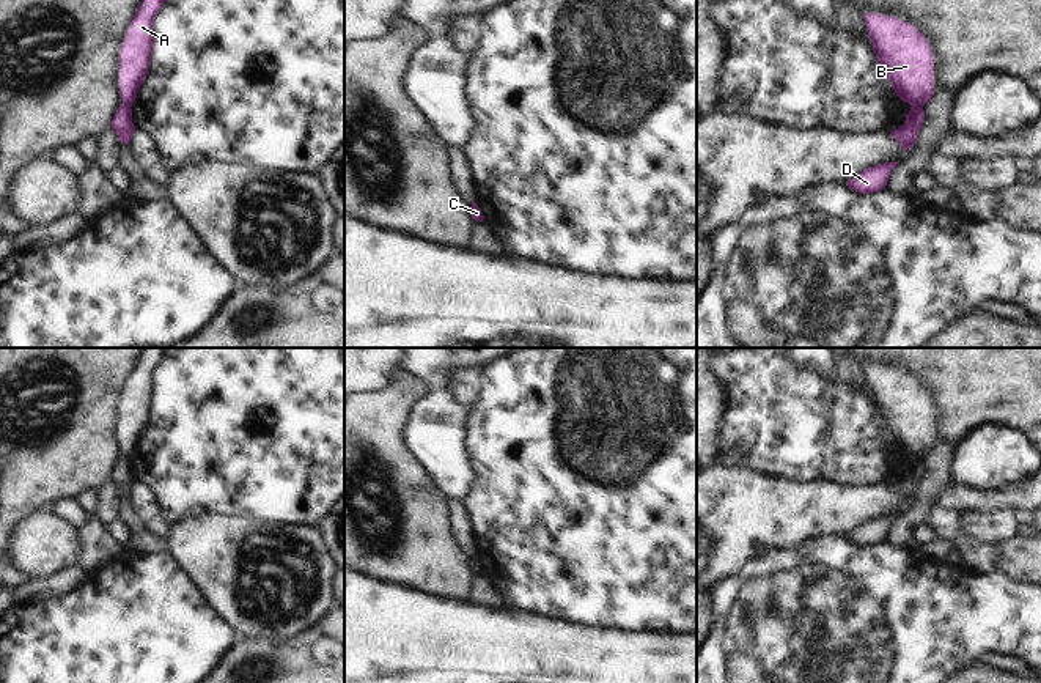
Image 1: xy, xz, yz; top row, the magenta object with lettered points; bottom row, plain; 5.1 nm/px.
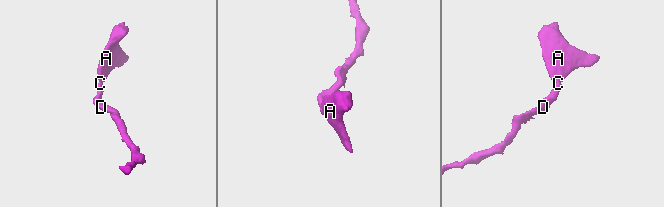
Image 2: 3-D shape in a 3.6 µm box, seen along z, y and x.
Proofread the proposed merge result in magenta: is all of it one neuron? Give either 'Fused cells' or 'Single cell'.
Fused cells.

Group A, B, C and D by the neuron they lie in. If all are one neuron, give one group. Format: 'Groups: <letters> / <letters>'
Groups: A B / C D.

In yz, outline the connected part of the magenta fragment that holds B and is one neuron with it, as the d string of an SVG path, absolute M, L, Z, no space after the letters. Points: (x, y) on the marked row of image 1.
M863 16L877 63L903 102L923 107L934 94L934 57L929 41L893 16Z

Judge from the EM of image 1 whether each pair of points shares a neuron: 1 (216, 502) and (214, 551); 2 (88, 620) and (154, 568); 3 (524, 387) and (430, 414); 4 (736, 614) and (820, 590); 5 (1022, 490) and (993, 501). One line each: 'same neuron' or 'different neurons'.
1: different neurons
2: same neuron
3: different neurons
4: same neuron
5: same neuron

